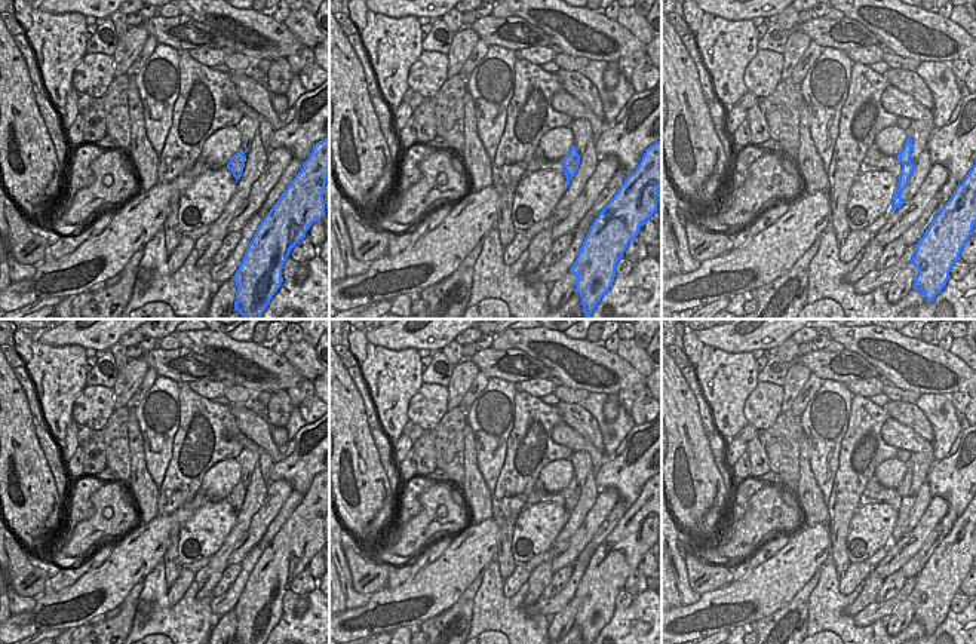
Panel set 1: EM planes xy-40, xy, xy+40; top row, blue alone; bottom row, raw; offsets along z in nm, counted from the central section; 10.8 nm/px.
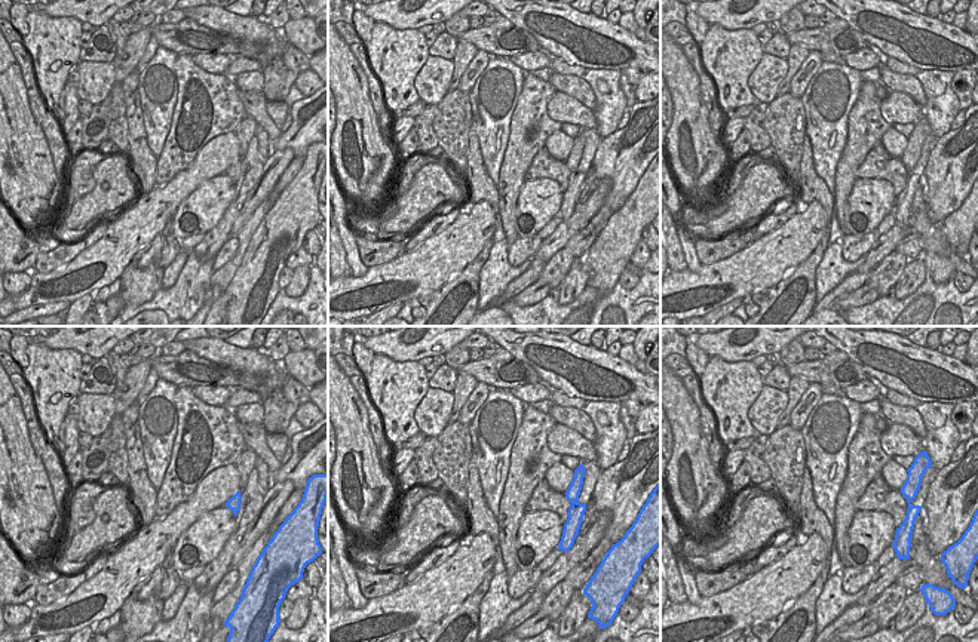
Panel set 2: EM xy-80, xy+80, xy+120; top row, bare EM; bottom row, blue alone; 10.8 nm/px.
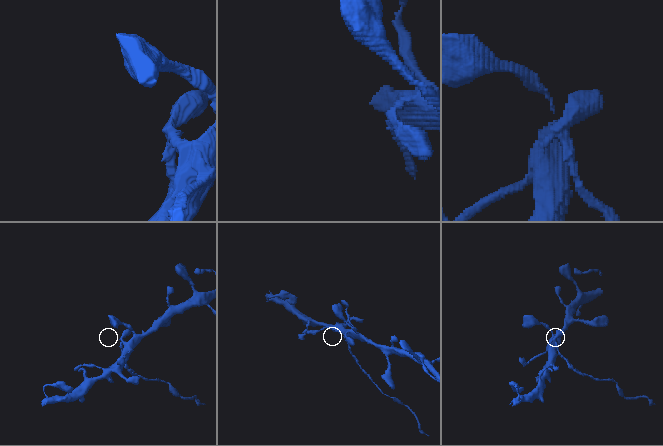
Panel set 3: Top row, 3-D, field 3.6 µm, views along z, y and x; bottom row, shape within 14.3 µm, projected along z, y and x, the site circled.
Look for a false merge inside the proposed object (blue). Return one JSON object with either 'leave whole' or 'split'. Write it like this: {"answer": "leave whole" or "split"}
{"answer": "split"}

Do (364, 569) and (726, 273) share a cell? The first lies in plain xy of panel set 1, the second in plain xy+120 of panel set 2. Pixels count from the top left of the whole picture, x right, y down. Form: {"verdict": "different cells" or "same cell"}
{"verdict": "different cells"}

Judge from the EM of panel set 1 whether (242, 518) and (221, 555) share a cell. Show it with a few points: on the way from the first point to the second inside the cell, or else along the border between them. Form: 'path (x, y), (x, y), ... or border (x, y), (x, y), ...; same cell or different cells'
path (241, 527), (227, 546); same cell

